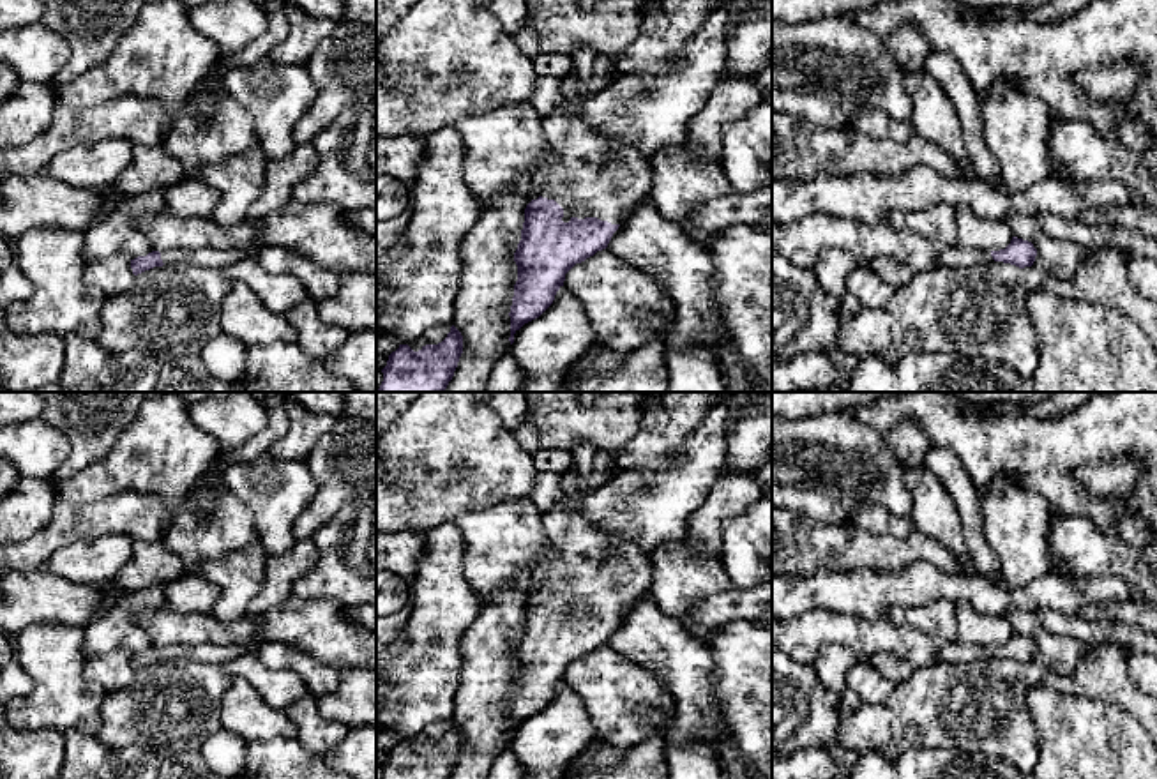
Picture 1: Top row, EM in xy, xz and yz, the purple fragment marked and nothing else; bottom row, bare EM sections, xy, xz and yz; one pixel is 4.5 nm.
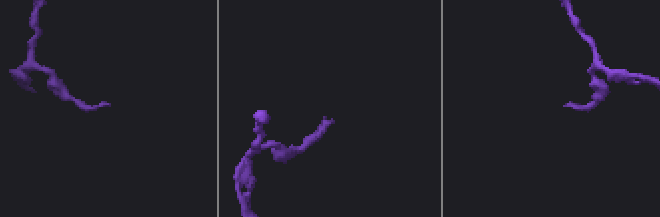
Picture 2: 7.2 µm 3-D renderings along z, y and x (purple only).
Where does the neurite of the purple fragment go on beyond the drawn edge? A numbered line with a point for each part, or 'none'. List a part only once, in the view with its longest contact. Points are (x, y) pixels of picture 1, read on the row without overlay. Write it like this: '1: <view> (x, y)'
1: xz (589, 569)

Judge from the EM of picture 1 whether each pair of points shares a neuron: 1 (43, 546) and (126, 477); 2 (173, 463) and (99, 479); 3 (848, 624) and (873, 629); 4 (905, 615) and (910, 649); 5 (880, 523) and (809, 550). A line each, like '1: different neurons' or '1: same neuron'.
1: different neurons
2: same neuron
3: same neuron
4: different neurons
5: different neurons

